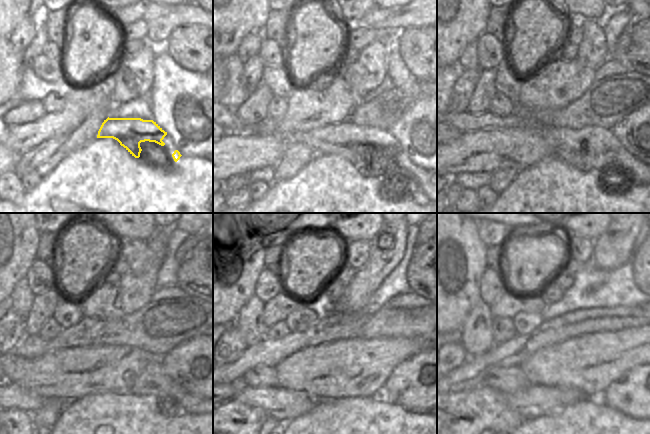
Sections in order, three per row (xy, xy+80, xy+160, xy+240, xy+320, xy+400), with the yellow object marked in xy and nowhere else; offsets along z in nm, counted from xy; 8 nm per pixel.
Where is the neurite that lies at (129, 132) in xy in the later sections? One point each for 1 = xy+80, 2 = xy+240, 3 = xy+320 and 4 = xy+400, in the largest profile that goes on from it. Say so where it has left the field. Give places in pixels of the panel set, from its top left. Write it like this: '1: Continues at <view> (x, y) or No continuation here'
1: Continues at xy+80 (362, 145)
2: Continues at xy+240 (153, 381)
3: Continues at xy+320 (382, 394)
4: Continues at xy+400 (600, 398)

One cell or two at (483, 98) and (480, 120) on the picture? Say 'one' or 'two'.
two

